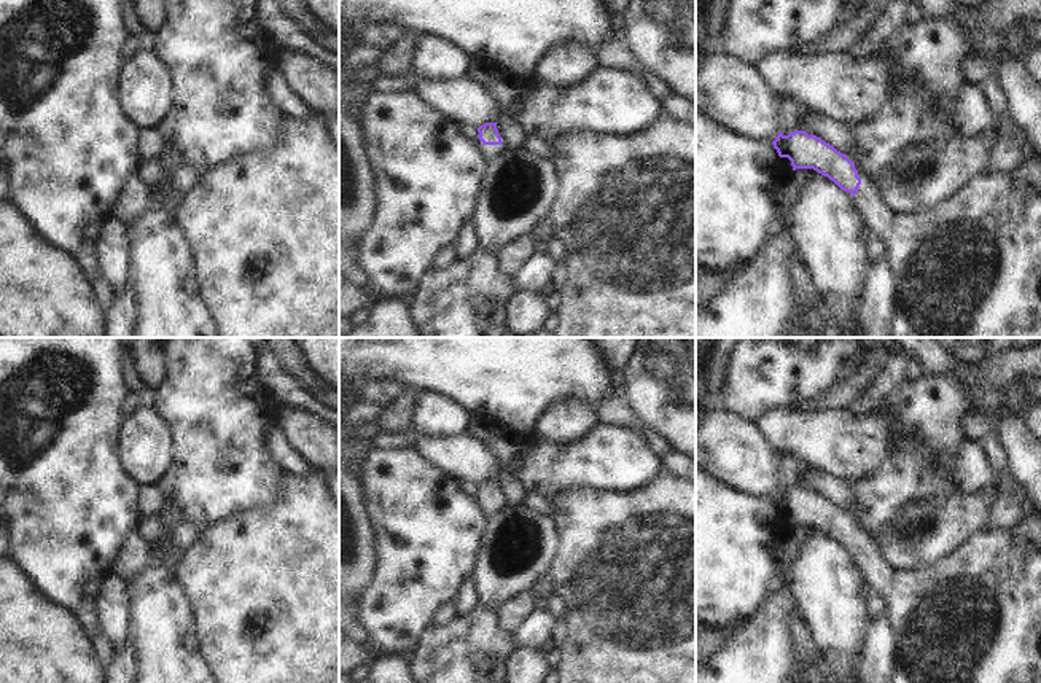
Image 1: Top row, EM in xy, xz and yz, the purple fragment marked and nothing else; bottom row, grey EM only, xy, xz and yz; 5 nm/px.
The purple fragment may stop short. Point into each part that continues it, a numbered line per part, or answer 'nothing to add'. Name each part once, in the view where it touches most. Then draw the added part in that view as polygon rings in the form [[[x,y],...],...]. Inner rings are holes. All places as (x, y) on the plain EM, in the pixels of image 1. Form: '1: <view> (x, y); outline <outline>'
1: xz (489, 507); outline [[[482,502],[481,508],[485,511],[485,514],[492,514],[501,508],[501,502]]]

